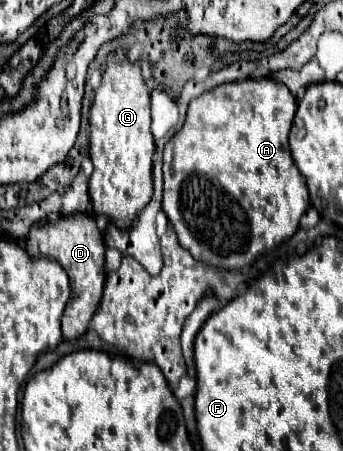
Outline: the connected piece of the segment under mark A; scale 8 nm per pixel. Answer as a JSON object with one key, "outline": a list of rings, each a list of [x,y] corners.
{"outline":[[[243,79],[243,81],[221,83],[221,85],[205,91],[205,93],[201,93],[199,97],[195,97],[189,103],[187,119],[185,119],[183,127],[169,139],[169,143],[165,145],[165,151],[163,151],[163,179],[165,179],[163,211],[167,213],[171,225],[175,227],[181,245],[185,249],[189,249],[189,253],[193,253],[193,257],[197,257],[197,261],[205,261],[207,265],[223,269],[223,271],[239,271],[243,267],[253,265],[255,259],[259,255],[263,255],[265,251],[277,247],[279,243],[283,243],[285,239],[295,235],[295,231],[299,227],[299,219],[307,211],[307,205],[309,205],[309,193],[307,193],[305,179],[301,177],[299,169],[295,167],[295,163],[291,159],[289,141],[287,141],[289,129],[293,125],[295,111],[297,111],[295,97],[289,93],[289,89],[285,89],[285,85],[281,85],[273,79]]]}

